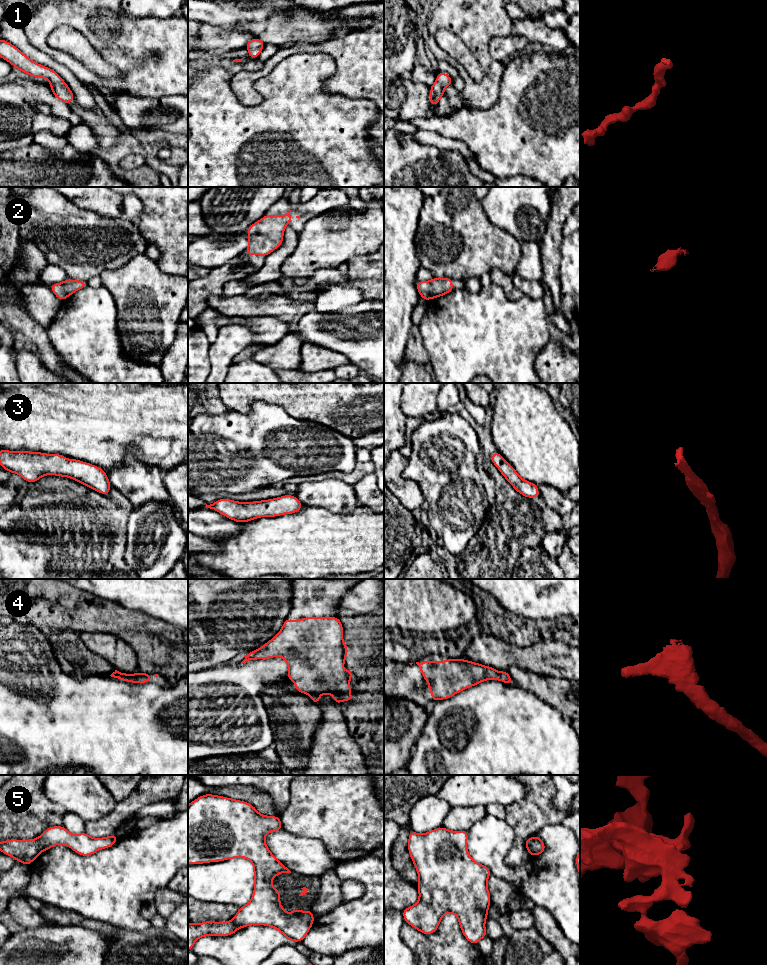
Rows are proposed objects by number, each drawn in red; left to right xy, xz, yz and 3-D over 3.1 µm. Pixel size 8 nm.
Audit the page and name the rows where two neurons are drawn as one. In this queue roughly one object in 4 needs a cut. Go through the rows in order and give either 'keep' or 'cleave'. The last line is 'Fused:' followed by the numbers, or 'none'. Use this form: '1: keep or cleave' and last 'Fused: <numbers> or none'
1: keep
2: keep
3: keep
4: keep
5: cleave
Fused: 5

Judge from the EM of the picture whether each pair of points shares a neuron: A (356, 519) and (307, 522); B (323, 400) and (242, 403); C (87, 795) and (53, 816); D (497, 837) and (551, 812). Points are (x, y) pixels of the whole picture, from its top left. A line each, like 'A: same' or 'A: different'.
A: same
B: same
C: different
D: different

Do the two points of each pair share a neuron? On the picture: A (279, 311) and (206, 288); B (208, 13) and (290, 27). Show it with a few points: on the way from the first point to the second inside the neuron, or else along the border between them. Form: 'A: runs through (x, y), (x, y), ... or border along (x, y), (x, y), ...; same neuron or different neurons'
A: runs through (261, 307), (224, 305); same neuron
B: runs through (228, 13), (258, 13), (266, 21), (270, 21); same neuron

